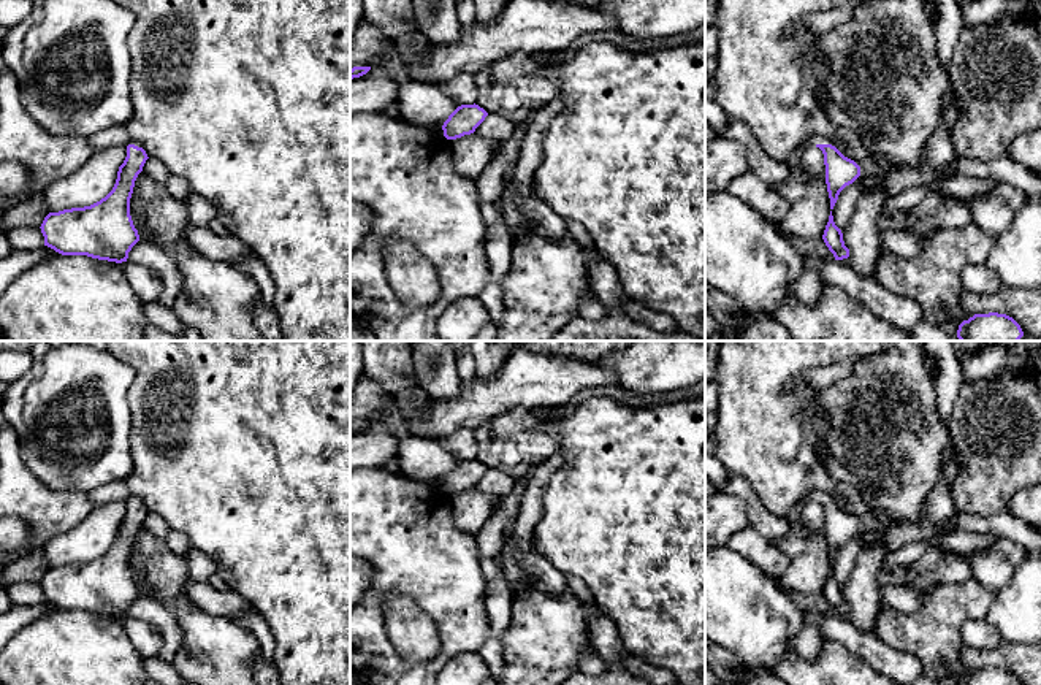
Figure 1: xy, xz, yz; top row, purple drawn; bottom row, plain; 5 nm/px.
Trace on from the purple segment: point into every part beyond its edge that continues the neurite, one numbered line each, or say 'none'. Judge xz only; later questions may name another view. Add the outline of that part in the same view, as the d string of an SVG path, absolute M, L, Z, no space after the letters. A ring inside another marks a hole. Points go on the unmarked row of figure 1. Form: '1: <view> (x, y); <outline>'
none

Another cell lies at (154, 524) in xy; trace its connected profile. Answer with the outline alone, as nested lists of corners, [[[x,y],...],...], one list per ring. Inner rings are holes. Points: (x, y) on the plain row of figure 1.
[[[149,512],[143,522],[143,528],[151,534],[165,539],[171,528],[168,523],[155,512]]]

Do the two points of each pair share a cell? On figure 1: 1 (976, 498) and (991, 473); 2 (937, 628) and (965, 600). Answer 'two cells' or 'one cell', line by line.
1: one cell
2: one cell

